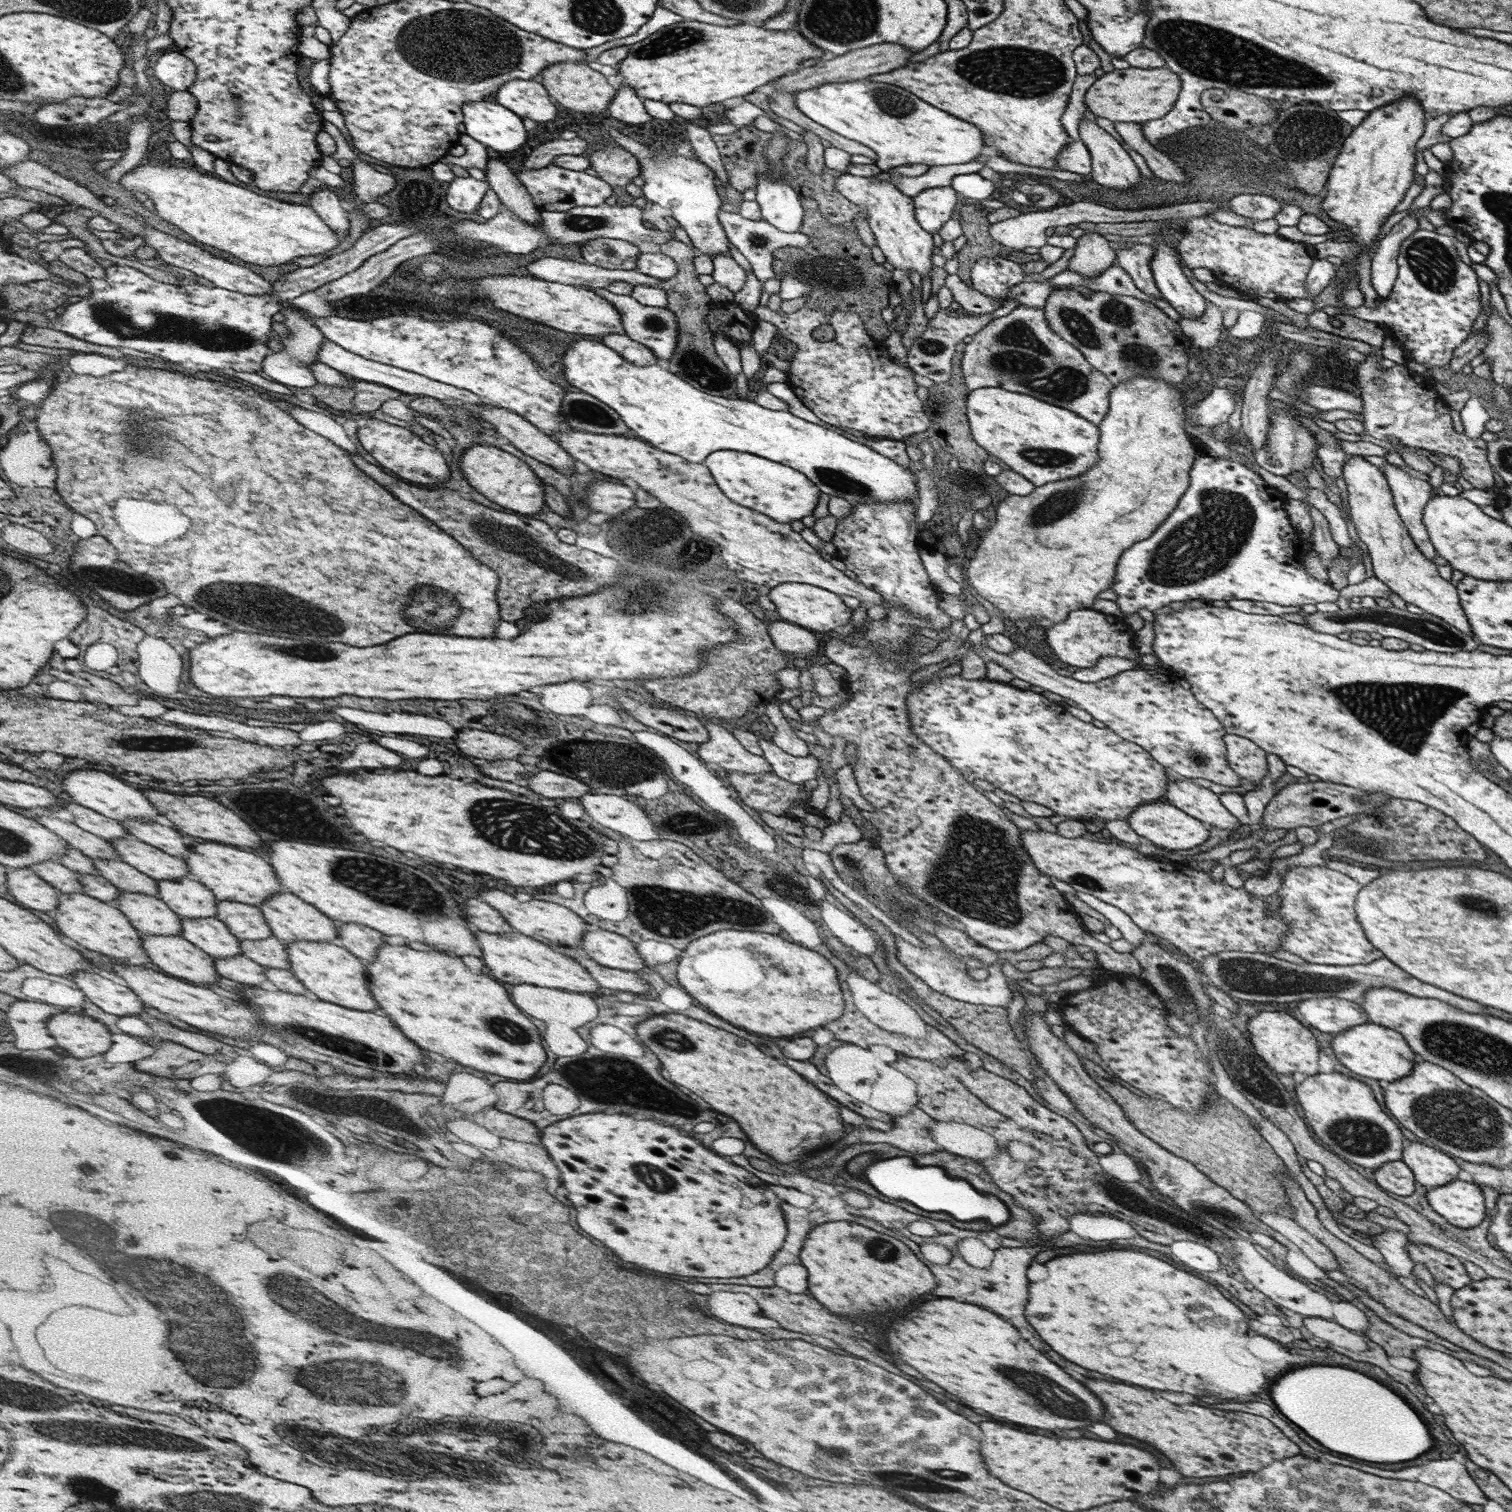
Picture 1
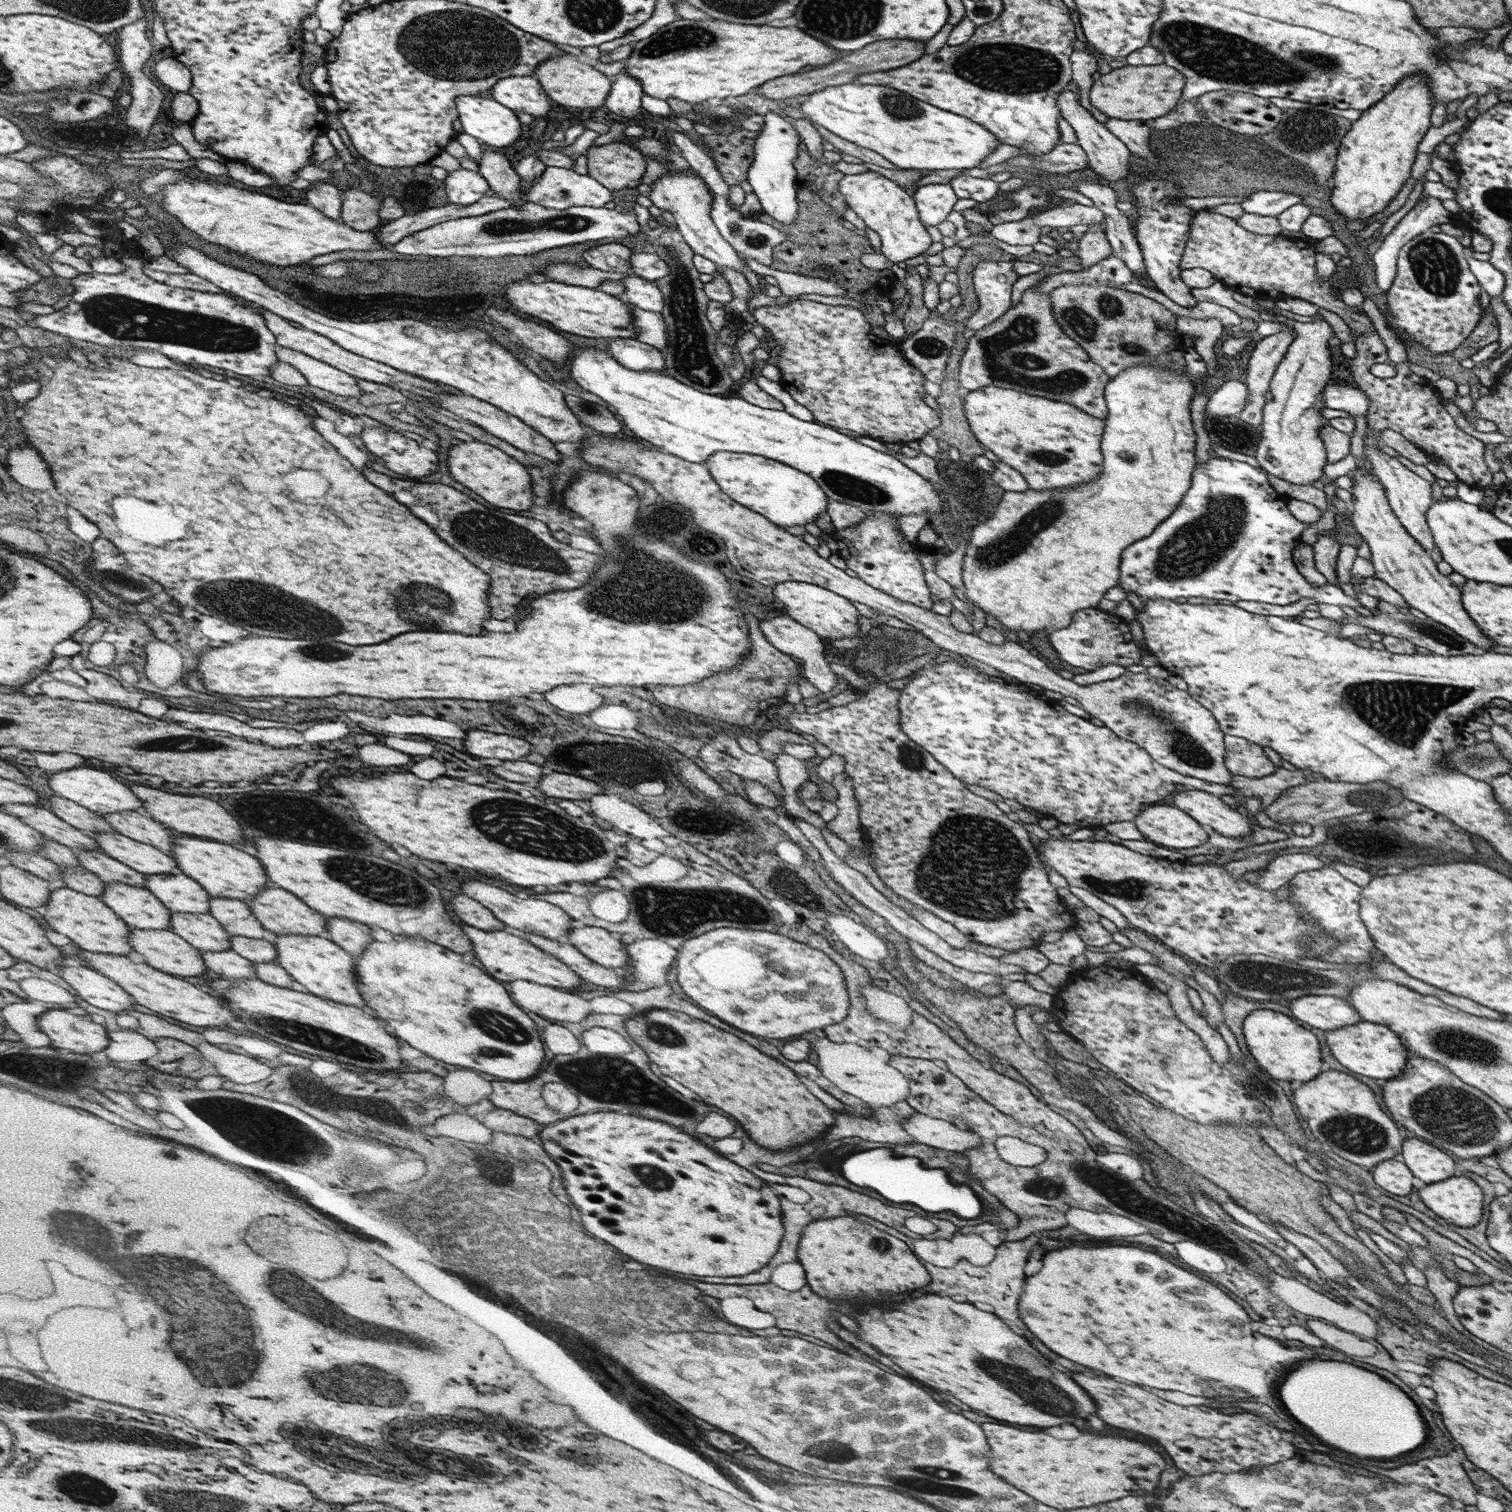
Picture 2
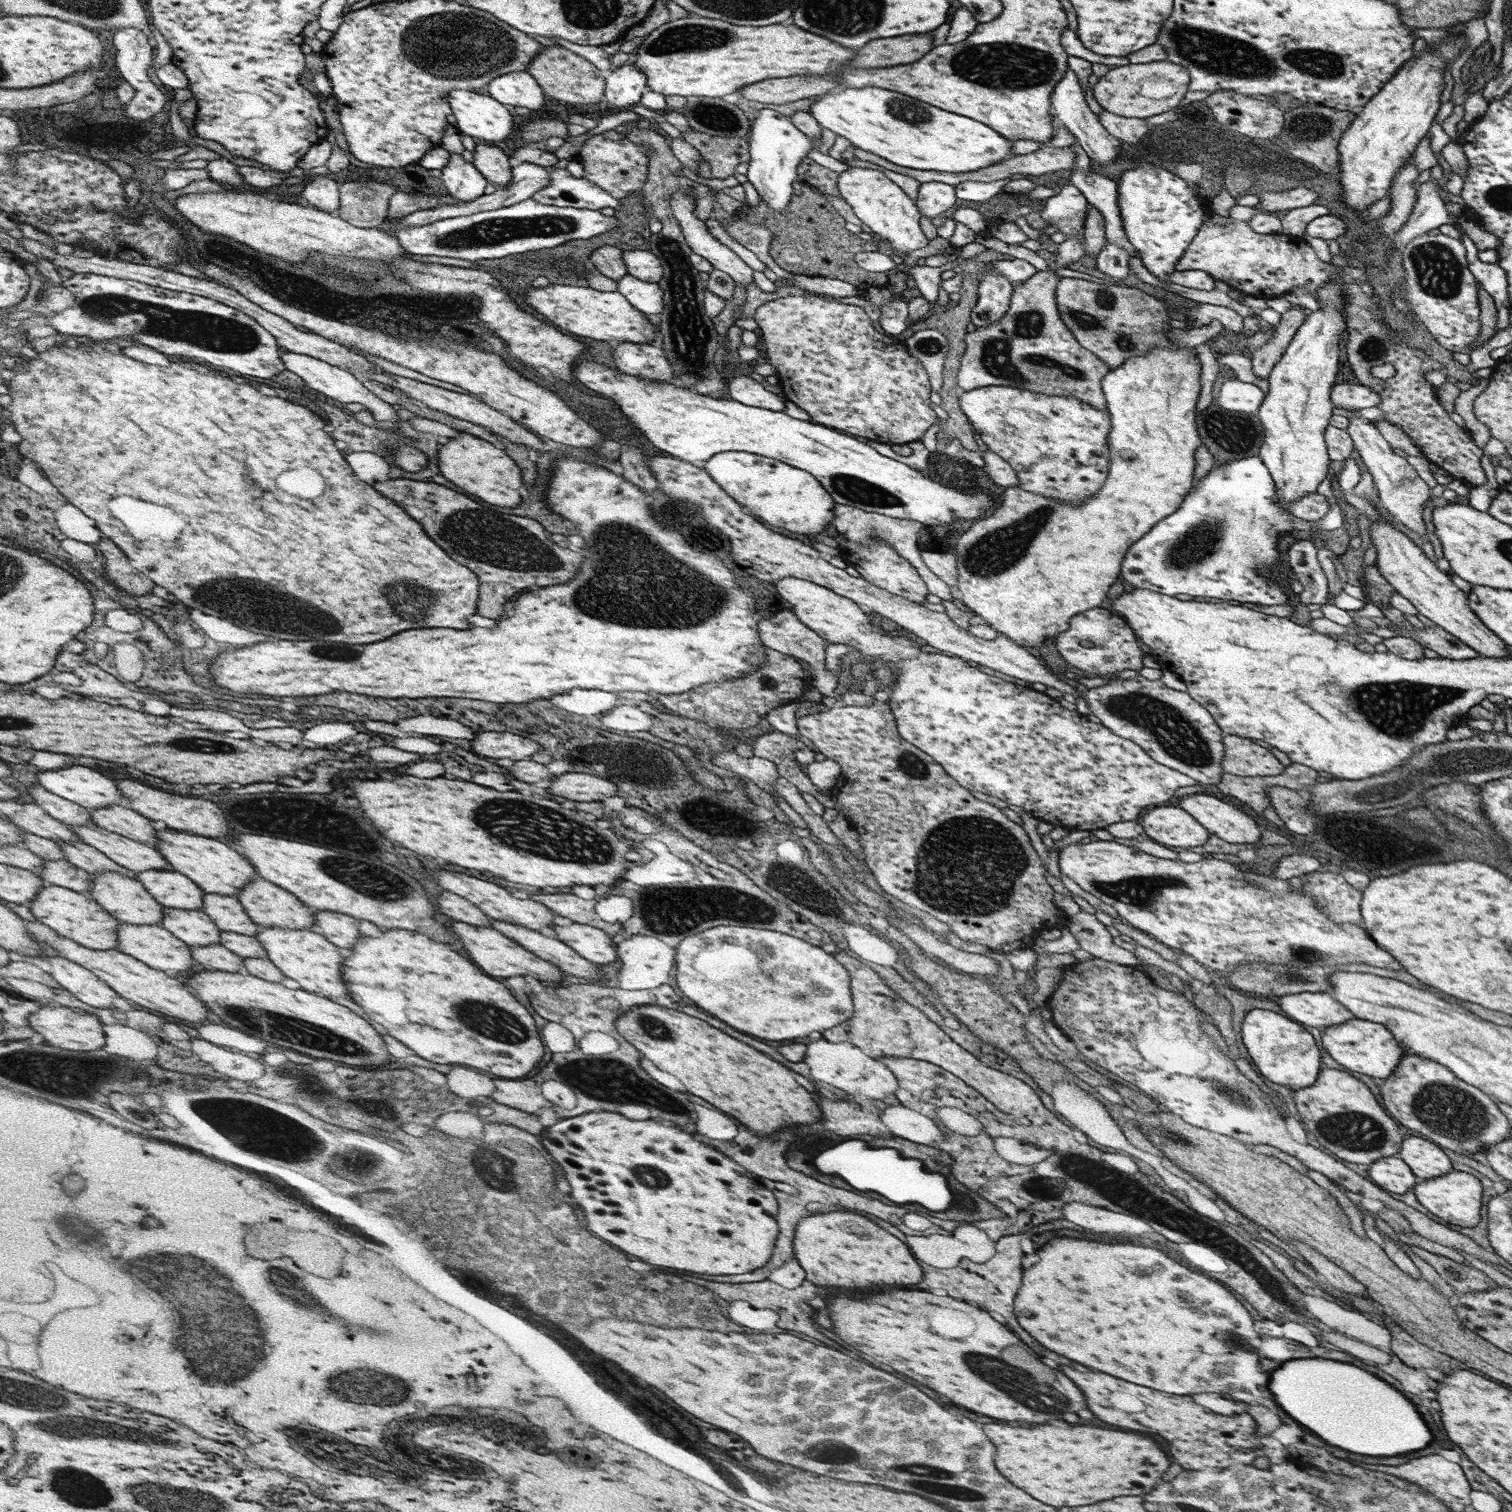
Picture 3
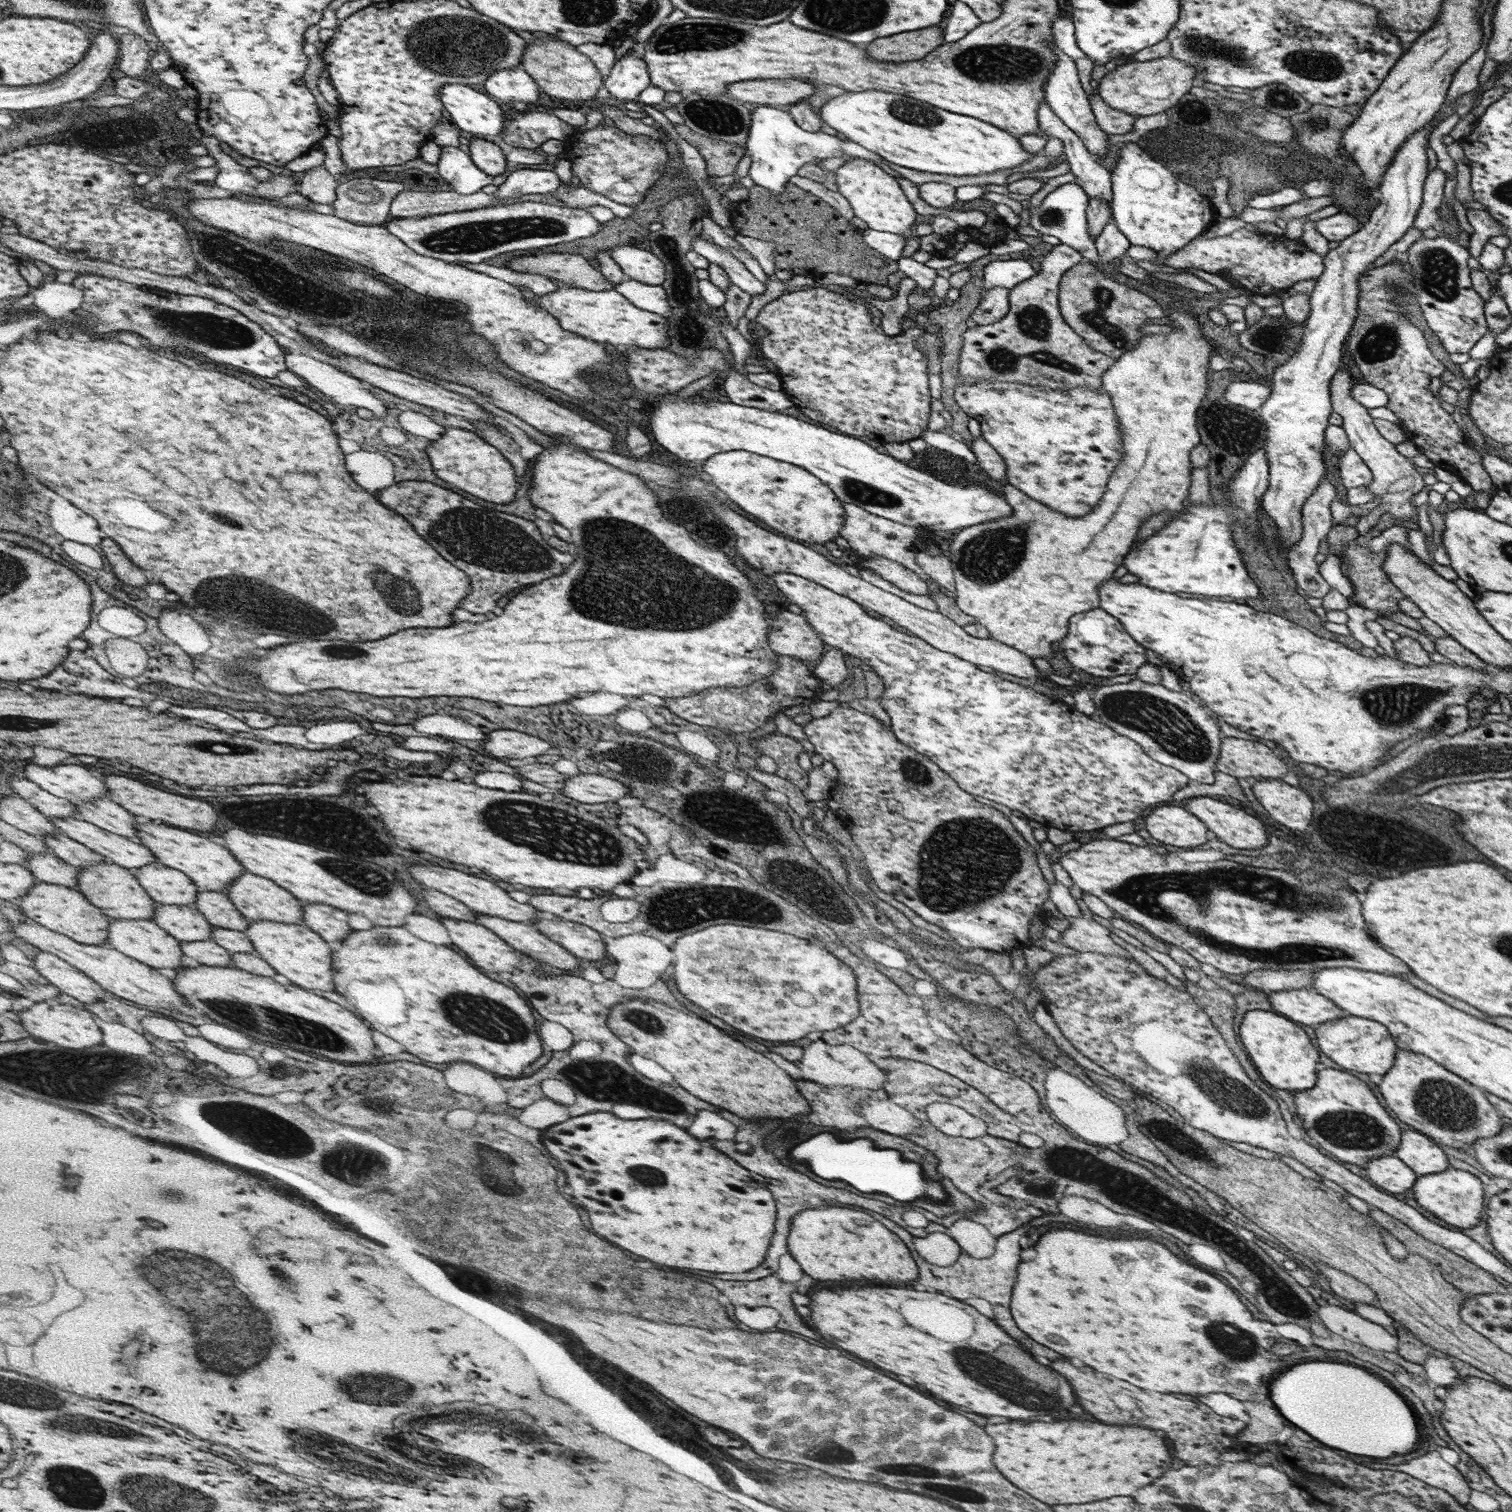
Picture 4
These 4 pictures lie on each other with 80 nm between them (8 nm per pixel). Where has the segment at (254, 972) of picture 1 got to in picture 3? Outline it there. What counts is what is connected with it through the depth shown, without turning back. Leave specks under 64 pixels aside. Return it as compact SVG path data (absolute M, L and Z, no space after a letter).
M221 943L216 944L216 946L190 947L190 953L193 959L200 966L203 966L206 971L220 970L242 974L249 973L244 967L243 958L230 952Z

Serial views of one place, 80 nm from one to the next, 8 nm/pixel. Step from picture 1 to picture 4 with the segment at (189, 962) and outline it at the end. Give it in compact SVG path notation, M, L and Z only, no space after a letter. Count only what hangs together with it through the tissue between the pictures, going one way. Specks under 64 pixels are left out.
M113 919L110 931L110 945L120 950L122 953L137 958L154 969L173 969L182 968L180 957L182 946L179 940L176 940L173 935L168 934L163 927L155 923L152 919L137 921L137 920L122 920Z

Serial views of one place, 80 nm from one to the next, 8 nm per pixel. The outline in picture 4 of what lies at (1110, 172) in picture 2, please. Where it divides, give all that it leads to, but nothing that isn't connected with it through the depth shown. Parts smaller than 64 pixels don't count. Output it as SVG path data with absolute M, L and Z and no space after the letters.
M1052 40L1054 46L1052 46L1052 51L1056 55L1056 63L1048 75L1047 84L1043 88L1045 101L1050 106L1054 115L1060 118L1060 121L1076 133L1082 142L1086 145L1086 148L1094 156L1103 156L1105 158L1108 154L1108 135L1104 133L1096 123L1096 118L1094 112L1091 109L1091 104L1089 103L1089 97L1086 95L1082 85L1080 85L1080 79L1078 79L1078 73L1075 65L1075 60L1066 56L1064 52L1058 49L1055 44L1055 40Z

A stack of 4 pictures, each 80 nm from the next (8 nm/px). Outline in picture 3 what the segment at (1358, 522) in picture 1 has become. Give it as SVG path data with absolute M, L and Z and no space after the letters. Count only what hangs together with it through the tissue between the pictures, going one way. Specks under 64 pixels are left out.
M1375 517L1370 521L1372 522L1369 530L1370 538L1377 548L1375 566L1395 588L1396 593L1405 597L1418 610L1419 615L1424 615L1464 644L1470 645L1470 648L1479 652L1480 656L1488 658L1511 656L1508 645L1468 608L1467 595L1452 583L1450 576L1440 571L1436 564L1426 557L1420 546L1394 528L1387 518L1385 522L1381 522L1379 518L1375 520Z

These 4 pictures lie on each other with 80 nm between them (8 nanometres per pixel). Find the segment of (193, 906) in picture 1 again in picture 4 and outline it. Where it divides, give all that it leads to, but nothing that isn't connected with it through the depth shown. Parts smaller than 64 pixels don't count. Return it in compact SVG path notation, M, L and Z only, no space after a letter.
M151 862L135 871L146 891L157 903L193 906L199 886L184 871Z

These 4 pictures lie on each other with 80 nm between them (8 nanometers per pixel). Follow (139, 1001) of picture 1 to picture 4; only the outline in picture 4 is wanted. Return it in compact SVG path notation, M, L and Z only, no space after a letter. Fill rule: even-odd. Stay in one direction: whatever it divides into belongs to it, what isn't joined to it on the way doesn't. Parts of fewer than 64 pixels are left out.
M41 951L35 960L38 971L45 976L46 981L63 992L90 1005L99 1001L104 1002L103 997L108 994L108 990L85 972L60 958L60 955ZM98 985L100 985L100 991L98 991Z

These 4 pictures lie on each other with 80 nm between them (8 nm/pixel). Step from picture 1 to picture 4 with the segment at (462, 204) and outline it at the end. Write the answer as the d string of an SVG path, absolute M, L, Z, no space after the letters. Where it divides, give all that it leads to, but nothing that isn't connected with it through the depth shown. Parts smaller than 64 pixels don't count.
M439 146L439 151L438 173L458 194L471 195L488 184L499 187L512 171L520 168L516 163L510 163L501 175L490 176L472 162L470 153L459 147Z

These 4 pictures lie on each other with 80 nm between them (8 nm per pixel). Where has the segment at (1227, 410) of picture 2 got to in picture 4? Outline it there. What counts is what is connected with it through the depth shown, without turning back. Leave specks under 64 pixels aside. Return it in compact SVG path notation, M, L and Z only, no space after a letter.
M1232 381L1225 392L1226 400L1244 409L1258 410L1269 397L1270 385L1256 381Z

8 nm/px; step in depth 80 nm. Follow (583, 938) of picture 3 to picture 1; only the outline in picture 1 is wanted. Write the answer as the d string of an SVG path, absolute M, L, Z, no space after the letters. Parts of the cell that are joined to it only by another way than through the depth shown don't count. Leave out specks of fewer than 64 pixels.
M601 929L586 931L583 936L581 948L601 966L634 973L648 966L636 944L624 935Z

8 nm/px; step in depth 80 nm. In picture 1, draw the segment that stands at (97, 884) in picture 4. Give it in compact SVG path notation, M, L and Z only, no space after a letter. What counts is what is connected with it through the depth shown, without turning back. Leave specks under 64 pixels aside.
M122 891L113 905L123 910L143 935L182 934L182 917L158 896Z

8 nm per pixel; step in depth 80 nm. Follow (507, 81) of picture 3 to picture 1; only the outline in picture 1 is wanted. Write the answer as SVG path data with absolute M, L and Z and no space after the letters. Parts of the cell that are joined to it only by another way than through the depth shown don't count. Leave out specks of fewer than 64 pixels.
M534 79L508 81L496 93L496 102L514 111L520 118L542 123L556 118L556 106L550 102L550 94L543 83Z

